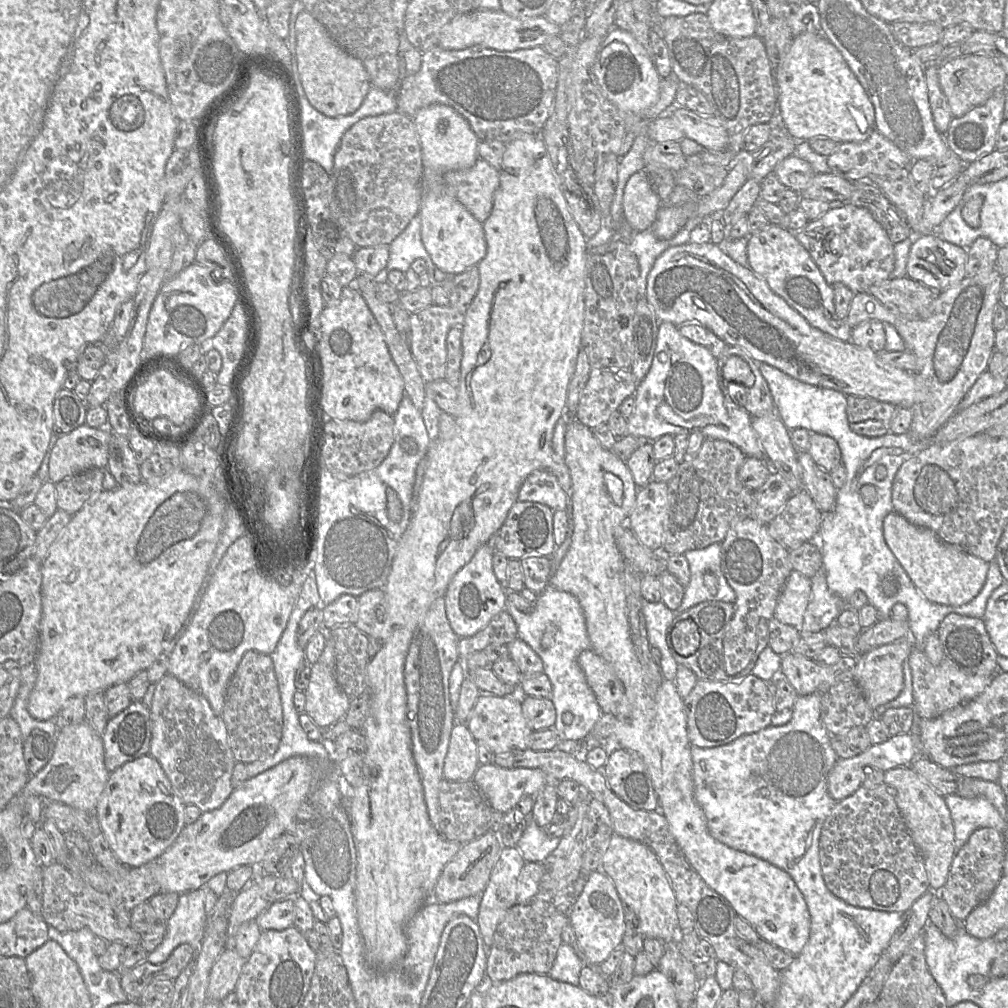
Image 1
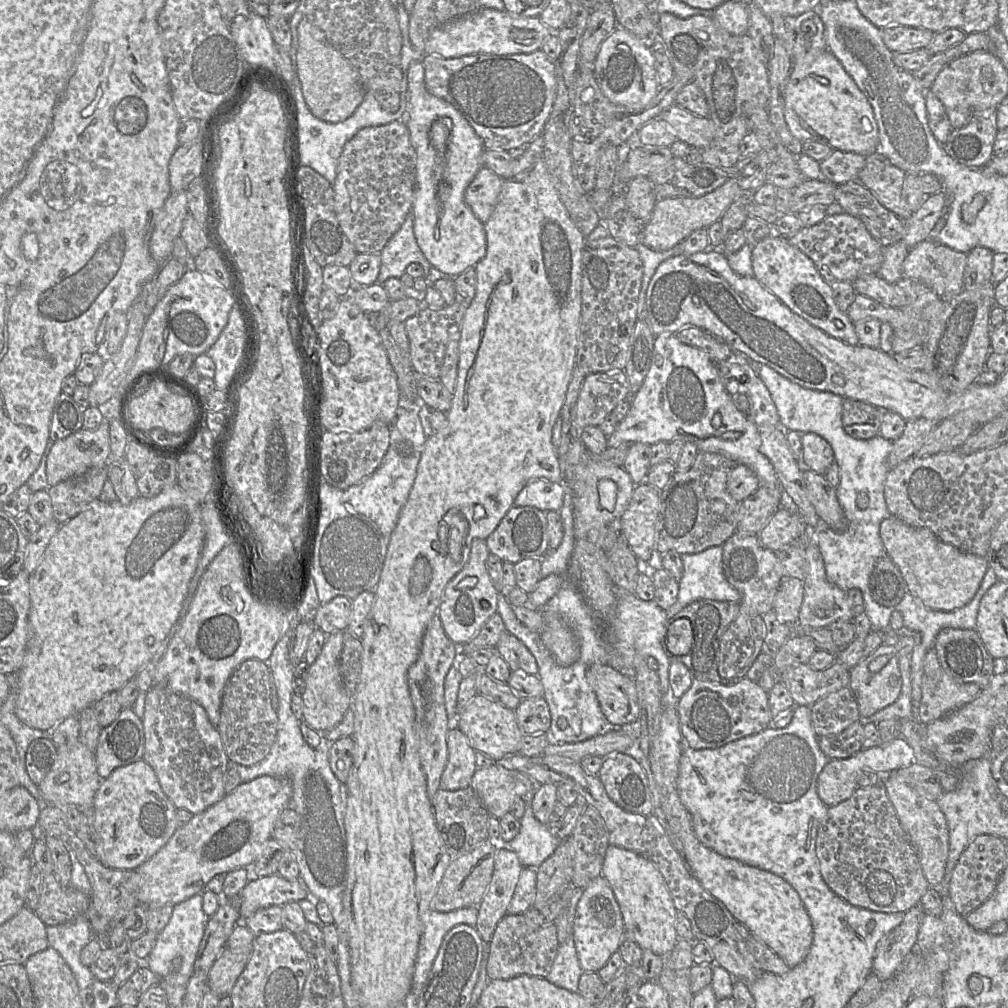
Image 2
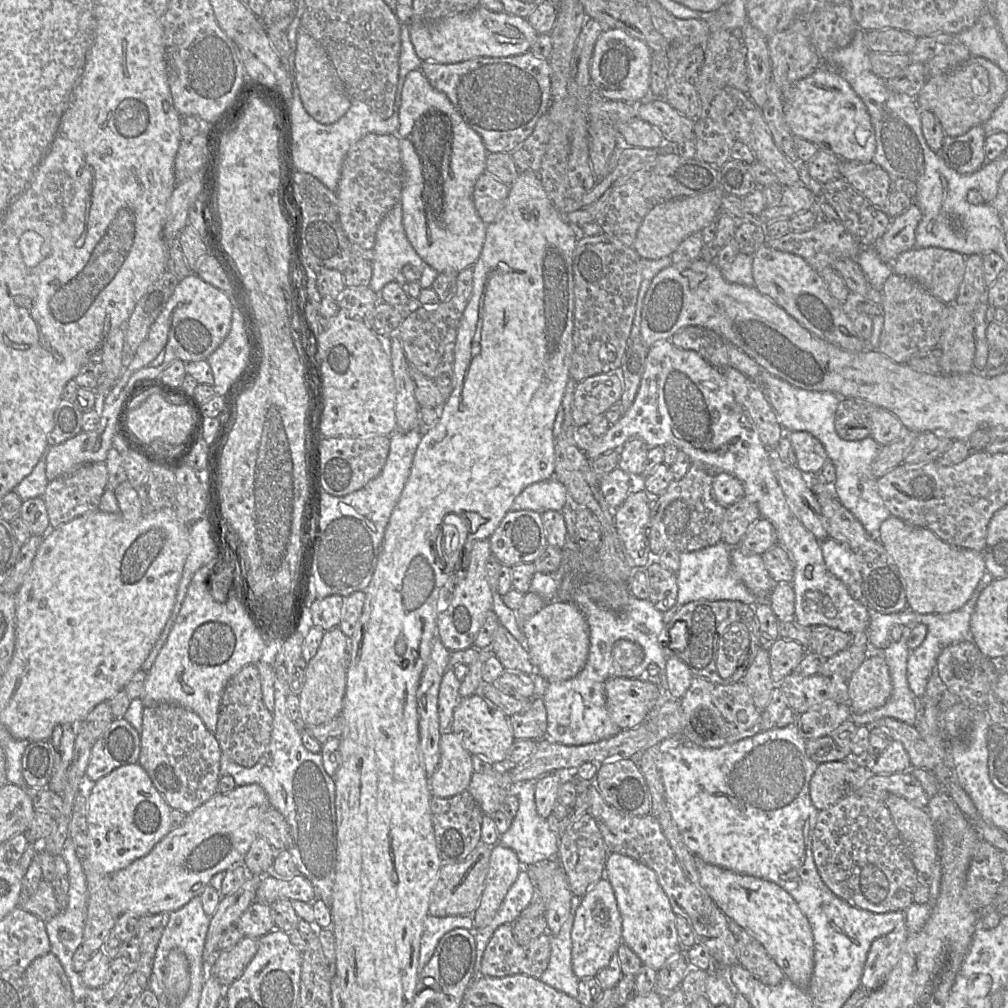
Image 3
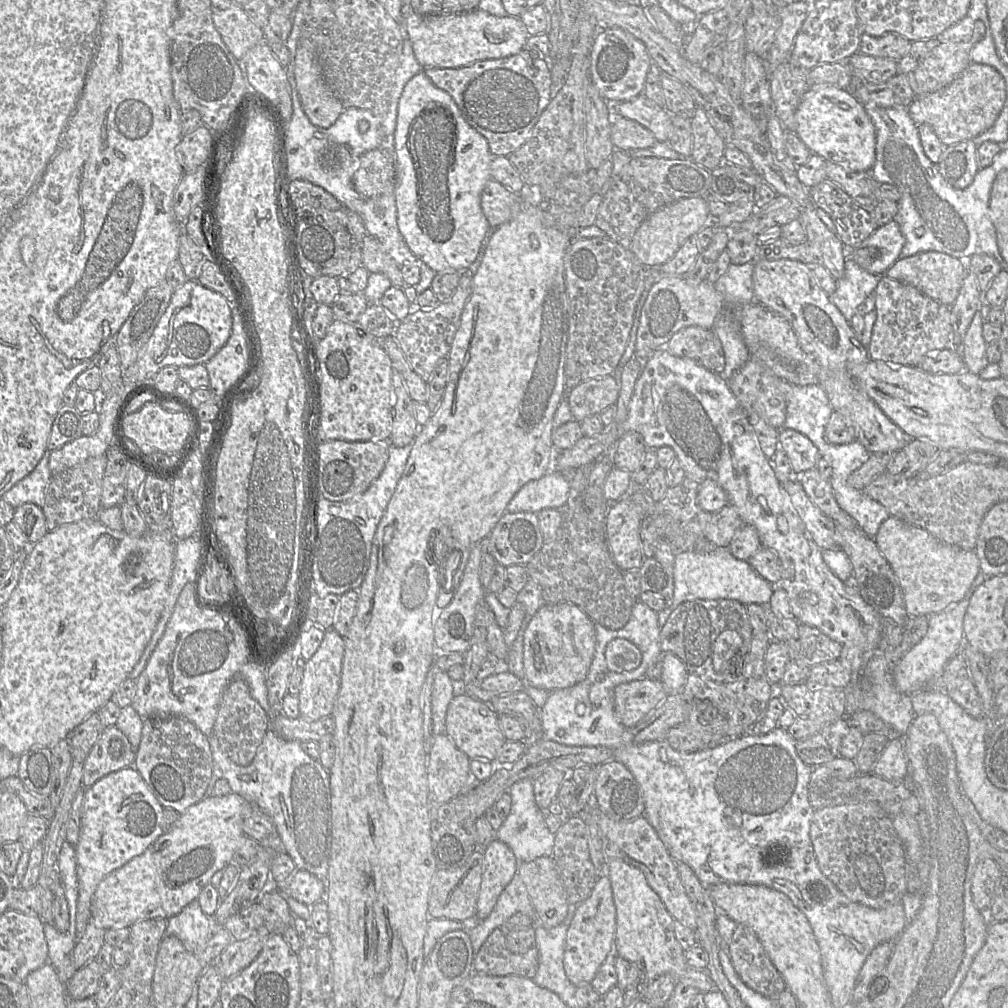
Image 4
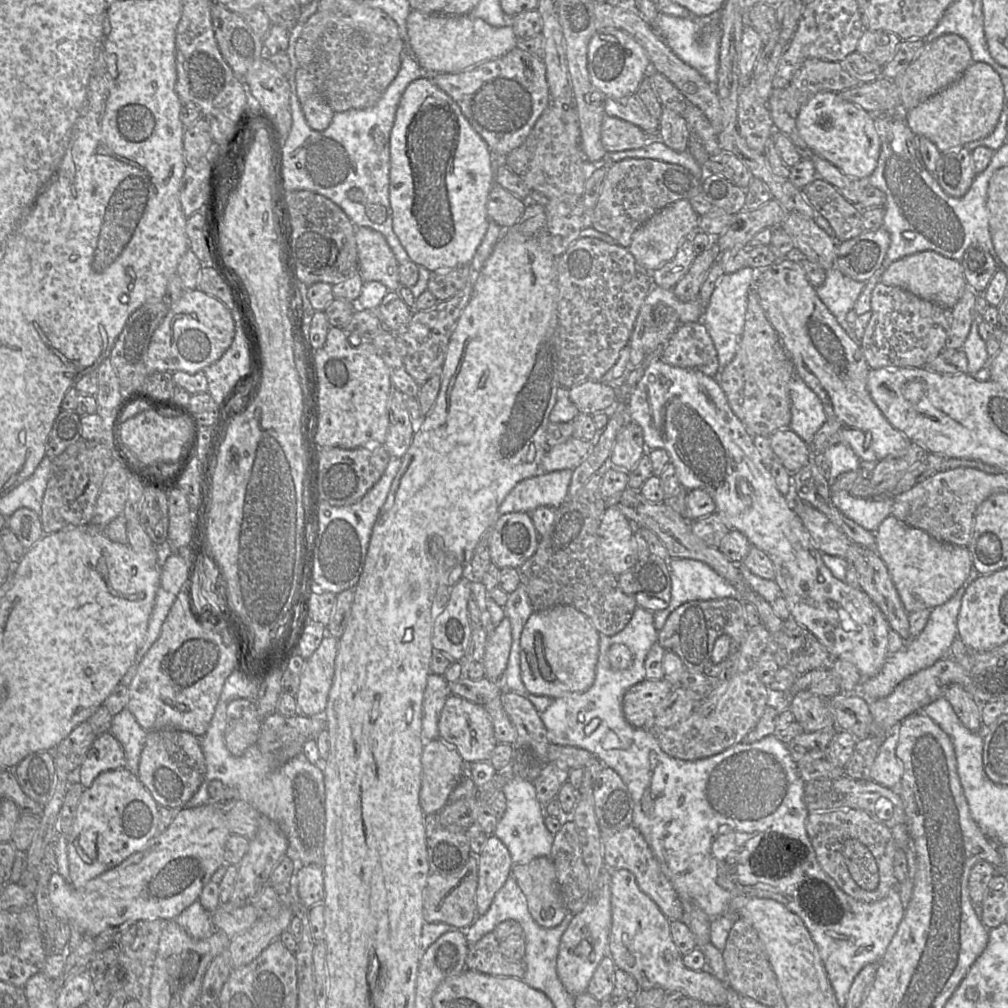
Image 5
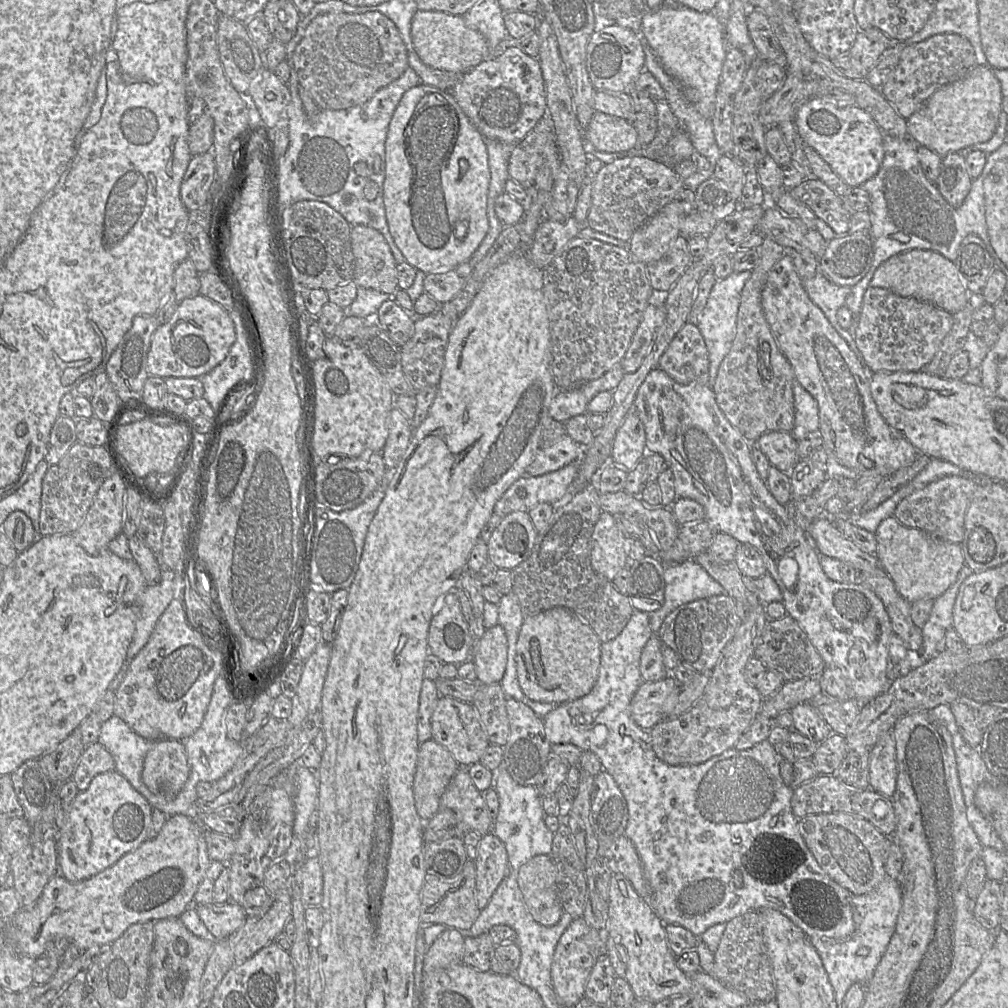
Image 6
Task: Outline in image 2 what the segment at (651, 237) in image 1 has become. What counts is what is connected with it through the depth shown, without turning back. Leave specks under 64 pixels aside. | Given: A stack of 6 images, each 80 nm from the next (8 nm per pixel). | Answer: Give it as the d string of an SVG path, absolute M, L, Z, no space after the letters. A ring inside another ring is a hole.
M640 241L634 248L637 250L643 265L643 275L637 302L637 319L639 319L644 318L646 291L657 267L666 259L679 255L683 249L683 243L679 243L669 250L654 251Z

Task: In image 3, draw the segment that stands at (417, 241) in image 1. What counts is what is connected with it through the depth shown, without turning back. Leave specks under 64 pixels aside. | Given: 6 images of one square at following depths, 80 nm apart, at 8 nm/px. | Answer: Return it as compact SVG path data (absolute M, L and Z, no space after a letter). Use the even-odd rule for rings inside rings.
M400 201L381 220L374 248L367 256L372 261L372 277L368 287L378 294L384 285L395 280L396 274L406 264L412 264L423 272L426 263L406 236Z

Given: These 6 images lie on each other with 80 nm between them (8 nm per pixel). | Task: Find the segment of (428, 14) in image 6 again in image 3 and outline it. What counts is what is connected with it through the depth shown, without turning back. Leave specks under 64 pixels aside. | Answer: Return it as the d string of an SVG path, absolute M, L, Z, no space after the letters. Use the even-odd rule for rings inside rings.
M478 6L431 23L409 23L408 31L417 56L422 61L454 64L477 57L508 57L528 52L538 33L527 18L493 12Z

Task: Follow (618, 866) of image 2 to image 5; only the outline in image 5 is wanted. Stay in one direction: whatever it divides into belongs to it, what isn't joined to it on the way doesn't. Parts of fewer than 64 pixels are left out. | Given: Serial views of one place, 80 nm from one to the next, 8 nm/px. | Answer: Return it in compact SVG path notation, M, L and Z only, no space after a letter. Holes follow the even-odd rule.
M627 869L611 870L612 925L609 955L617 968L632 975L640 990L662 988L667 993L680 992L703 1005L726 1006L727 985L705 970L688 969L671 937L670 920L657 904L638 886Z

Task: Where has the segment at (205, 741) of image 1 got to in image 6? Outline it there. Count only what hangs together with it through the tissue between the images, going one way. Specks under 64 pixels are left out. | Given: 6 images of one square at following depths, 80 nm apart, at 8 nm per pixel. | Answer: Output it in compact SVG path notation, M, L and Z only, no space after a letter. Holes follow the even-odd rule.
M161 739L151 743L143 762L142 780L154 795L175 798L183 789L189 773L181 740Z

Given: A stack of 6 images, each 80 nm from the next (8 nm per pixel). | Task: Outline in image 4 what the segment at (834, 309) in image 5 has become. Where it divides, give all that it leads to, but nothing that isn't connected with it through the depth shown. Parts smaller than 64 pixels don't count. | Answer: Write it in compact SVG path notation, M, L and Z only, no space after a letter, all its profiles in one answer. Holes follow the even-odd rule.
M852 259L845 261L844 275L837 279L836 290L829 295L831 302L843 316L850 321L858 313L858 307L874 293L880 275L874 275L862 269Z

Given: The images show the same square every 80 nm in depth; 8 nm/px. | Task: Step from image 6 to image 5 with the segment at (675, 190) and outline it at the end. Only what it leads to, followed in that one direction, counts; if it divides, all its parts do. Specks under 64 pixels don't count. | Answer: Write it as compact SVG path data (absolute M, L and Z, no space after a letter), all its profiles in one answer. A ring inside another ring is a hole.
M625 158L610 164L607 169L601 192L594 208L592 227L599 232L608 234L619 245L628 248L633 233L648 221L654 214L667 205L681 200L690 199L702 191L702 178L697 178L689 169L673 163L651 158Z

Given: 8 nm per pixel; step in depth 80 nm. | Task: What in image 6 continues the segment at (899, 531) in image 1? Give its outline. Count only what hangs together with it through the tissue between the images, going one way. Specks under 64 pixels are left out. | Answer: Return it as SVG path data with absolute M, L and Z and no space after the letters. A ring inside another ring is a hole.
M894 515L882 520L874 534L877 540L876 557L892 579L897 592L910 604L925 598L935 600L955 582L965 565L960 544L904 526Z

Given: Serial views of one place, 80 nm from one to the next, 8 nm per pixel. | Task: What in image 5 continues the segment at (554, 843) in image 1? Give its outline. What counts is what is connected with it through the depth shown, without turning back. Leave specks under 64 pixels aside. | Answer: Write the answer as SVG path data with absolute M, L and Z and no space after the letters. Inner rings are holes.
M514 776L501 789L506 798L506 810L498 820L494 835L508 848L513 864L529 863L537 857L550 857L554 835L545 825L544 805L536 796L533 782Z

